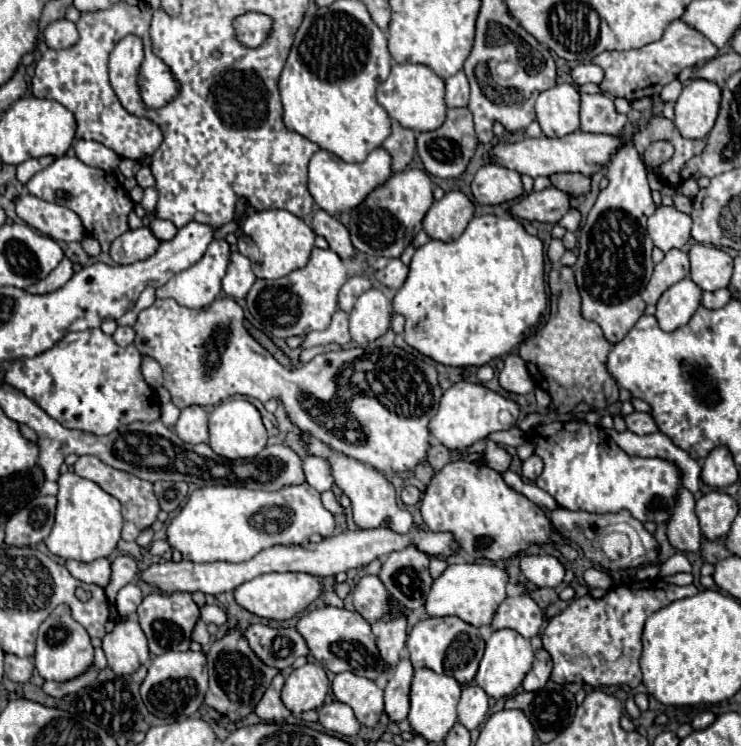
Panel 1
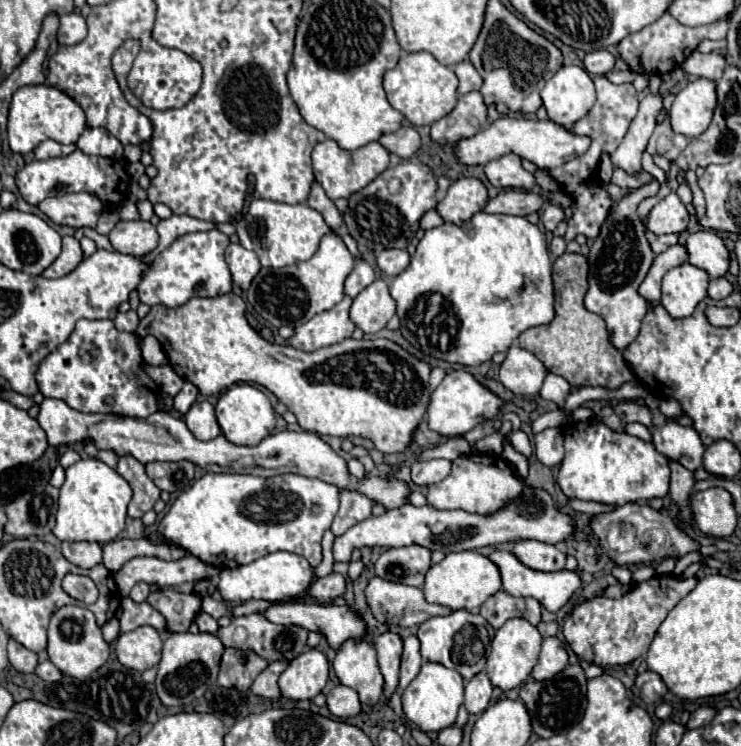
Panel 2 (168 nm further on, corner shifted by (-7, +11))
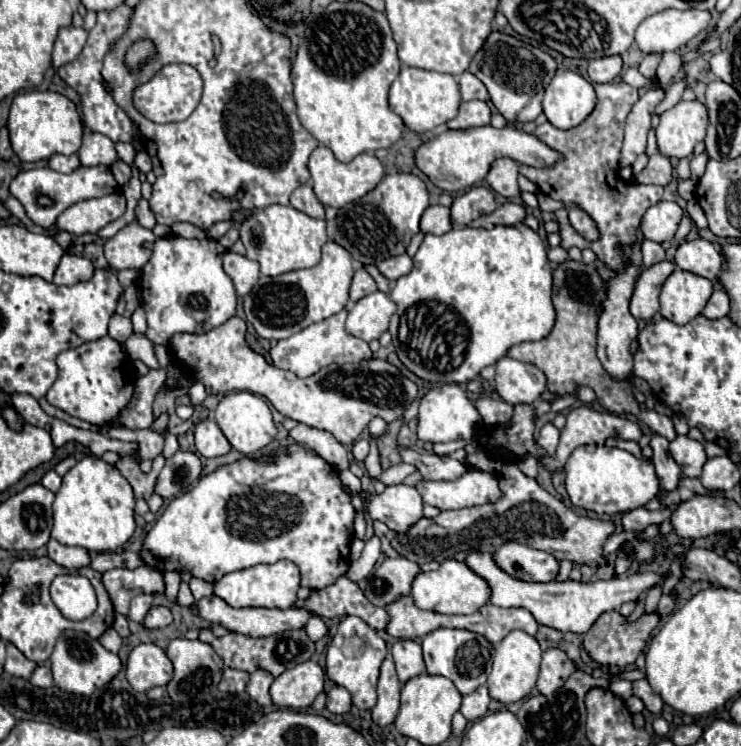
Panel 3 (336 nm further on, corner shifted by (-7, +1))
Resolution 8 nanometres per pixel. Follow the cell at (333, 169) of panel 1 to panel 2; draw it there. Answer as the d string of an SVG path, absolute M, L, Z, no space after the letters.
M327 138L313 148L311 158L313 158L315 180L325 188L325 192L331 200L349 198L353 192L359 192L361 188L365 188L365 184L375 180L389 166L389 152L379 142L369 142L361 148L357 148L355 152L349 152L349 150L339 148L339 144L335 140Z

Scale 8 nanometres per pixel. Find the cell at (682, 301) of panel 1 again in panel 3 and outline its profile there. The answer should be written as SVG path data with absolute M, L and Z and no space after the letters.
M677 268L661 288L661 316L671 322L687 324L699 316L711 298L713 284L707 278Z

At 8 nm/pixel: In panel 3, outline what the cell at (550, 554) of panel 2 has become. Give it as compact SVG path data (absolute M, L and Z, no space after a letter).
M507 542L495 552L495 562L513 578L531 582L551 582L559 574L559 560L549 552L533 550L525 544Z

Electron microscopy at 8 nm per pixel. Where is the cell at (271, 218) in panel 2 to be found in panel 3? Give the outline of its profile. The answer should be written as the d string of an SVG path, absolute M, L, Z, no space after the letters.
M273 204L265 210L249 214L241 226L241 242L245 246L245 256L259 262L263 276L279 276L283 272L311 268L321 260L321 246L327 242L325 220L315 220L291 206Z

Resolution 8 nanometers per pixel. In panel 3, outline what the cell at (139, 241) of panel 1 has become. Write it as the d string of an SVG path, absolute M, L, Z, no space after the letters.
M131 222L105 242L105 258L113 270L141 270L141 266L145 266L145 262L151 258L145 244L155 240L157 238L151 230Z

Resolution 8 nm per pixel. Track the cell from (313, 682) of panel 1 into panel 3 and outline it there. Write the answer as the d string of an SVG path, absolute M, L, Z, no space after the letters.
M307 660L303 664L297 664L295 668L285 670L281 676L277 676L271 684L273 704L293 710L309 708L317 694L323 692L323 682L325 672L317 662Z

